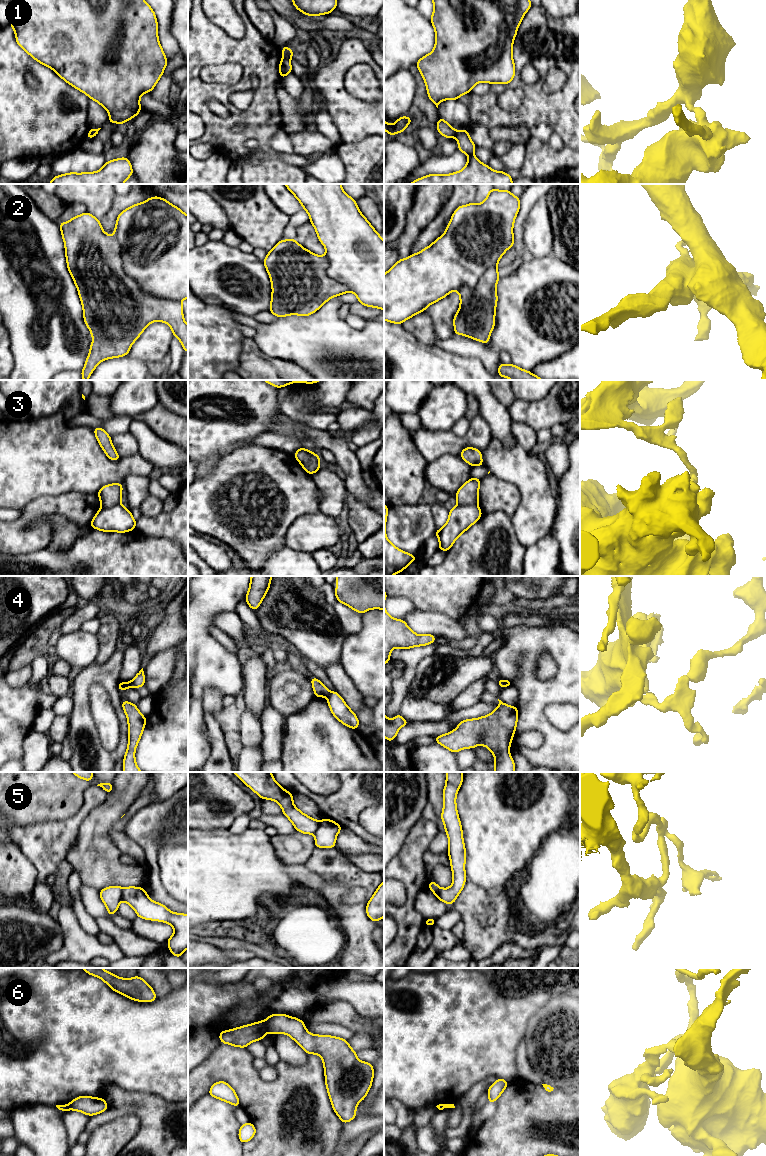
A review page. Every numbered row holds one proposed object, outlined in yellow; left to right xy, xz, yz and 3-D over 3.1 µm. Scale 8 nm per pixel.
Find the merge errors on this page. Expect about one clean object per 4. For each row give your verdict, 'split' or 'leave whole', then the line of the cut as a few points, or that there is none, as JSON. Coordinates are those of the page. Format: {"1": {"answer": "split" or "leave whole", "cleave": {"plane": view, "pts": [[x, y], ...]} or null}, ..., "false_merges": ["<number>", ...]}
{"1": {"answer": "split", "cleave": {"plane": "xz", "pts": [[284, 55], [289, 58]]}}, "2": {"answer": "split", "cleave": {"plane": "xy", "pts": [[113, 236], [120, 247], [123, 270], [142, 291], [180, 302]]}}, "3": {"answer": "split", "cleave": {"plane": "xz", "pts": [[297, 450], [301, 450], [307, 455], [308, 460], [305, 463]]}}, "4": {"answer": "split", "cleave": {"plane": "xy", "pts": [[130, 682], [132, 686]]}}, "5": {"answer": "split", "cleave": {"plane": "xz", "pts": [[321, 821], [314, 834]]}}, "6": {"answer": "split", "cleave": {"plane": "xz", "pts": [[263, 1021], [265, 1030]]}}, "false_merges": ["1", "2", "3", "4", "5", "6"]}

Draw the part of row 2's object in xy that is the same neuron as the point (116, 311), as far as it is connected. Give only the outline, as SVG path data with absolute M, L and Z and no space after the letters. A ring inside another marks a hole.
M88 212L75 216L68 222L59 224L65 245L67 268L77 287L83 307L84 322L92 334L93 342L86 358L85 367L81 371L83 380L88 380L96 366L107 359L118 358L129 354L132 344L138 339L146 327L155 321L168 324L177 337L185 352L188 352L188 325L183 317L181 302L169 299L159 299L141 291L135 279L126 274L123 268L121 247L114 236L103 231L100 220Z

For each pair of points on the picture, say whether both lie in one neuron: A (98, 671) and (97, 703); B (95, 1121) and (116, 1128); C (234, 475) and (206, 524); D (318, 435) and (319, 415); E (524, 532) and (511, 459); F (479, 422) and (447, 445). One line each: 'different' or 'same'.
A: different
B: different
C: same
D: different
E: same
F: same

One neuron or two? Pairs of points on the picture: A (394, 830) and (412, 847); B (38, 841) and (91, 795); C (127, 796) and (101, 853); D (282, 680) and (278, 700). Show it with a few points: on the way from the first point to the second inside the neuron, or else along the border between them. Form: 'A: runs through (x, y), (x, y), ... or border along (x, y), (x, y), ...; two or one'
A: border along (418, 820), (410, 829), (403, 845), (394, 857); two
B: runs through (54, 841), (84, 811); one
C: runs through (113, 810), (101, 822), (101, 839); one
D: runs through (278, 685), (278, 695); one

